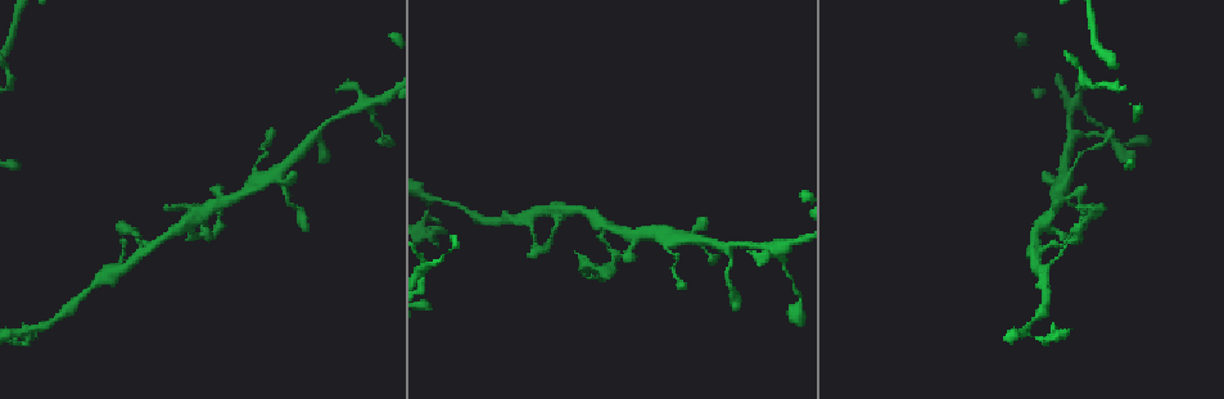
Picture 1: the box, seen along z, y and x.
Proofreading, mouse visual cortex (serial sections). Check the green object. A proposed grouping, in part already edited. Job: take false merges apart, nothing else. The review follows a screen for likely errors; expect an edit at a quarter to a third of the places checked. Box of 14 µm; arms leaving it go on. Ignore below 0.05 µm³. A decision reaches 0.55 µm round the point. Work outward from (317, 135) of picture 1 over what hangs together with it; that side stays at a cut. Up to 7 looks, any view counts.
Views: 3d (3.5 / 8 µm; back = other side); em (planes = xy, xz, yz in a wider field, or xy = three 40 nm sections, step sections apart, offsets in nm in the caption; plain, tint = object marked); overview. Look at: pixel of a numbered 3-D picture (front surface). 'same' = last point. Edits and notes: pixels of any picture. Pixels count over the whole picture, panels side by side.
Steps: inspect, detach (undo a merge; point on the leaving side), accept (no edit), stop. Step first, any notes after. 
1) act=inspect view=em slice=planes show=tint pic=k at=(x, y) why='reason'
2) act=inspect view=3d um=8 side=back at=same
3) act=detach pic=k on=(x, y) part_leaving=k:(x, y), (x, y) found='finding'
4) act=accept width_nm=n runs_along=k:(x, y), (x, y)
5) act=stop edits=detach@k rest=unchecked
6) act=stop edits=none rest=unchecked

act=inspect view=3d um=8 pic=1 at=(272, 176) why='looks like a crossing'

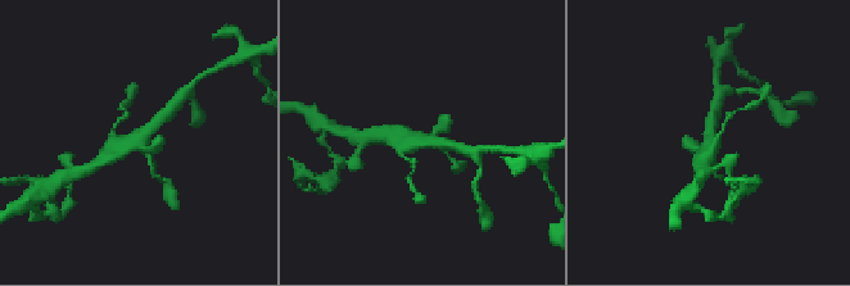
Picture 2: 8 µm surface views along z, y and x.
act=inspect view=3d um=3.5 pic=2 at=(706, 140)

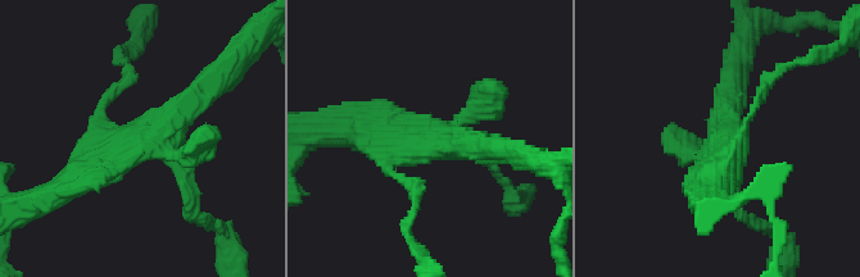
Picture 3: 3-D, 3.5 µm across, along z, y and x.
act=inspect view=em slice=planes show=tint pic=3 at=(155, 139)

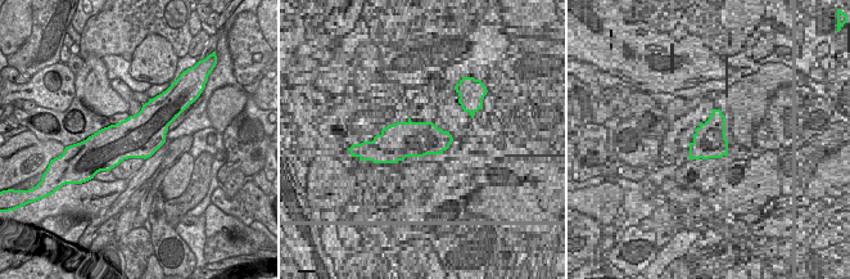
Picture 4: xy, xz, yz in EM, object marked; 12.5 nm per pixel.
act=accept runs_along=3:(216, 78), (153, 141), (77, 176) found='all the same cell'

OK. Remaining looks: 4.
act=inspect view=em slice=xy step=1 show=tint pic=1 at=(567, 213) why='abrupt turn'

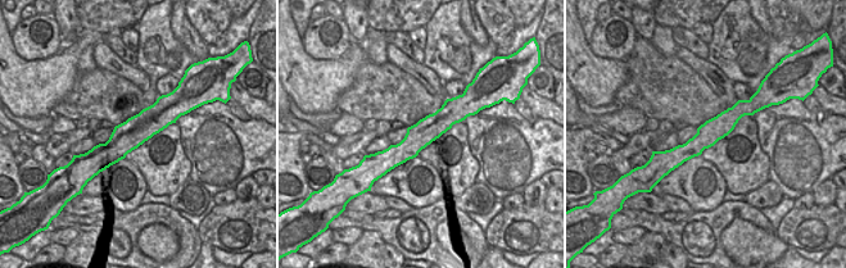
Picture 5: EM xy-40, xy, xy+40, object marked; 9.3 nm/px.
act=inspect view=3d um=3.5 at=same

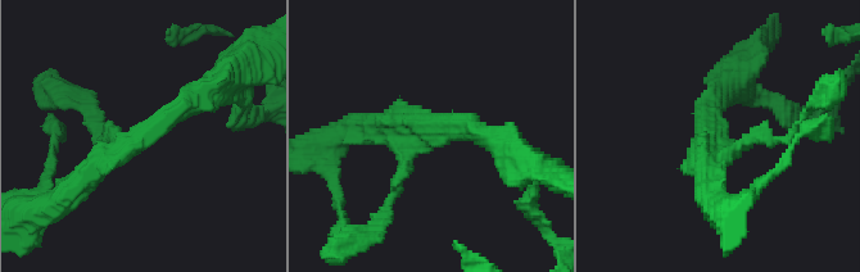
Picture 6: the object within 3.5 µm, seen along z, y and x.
act=accept arm_widths_nm=200,300,300 runs_along=6:(211, 90), (100, 161), (72, 189) found='continuous, no second cell'

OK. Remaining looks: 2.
act=inspect view=3d um=3.5 pic=1 at=(1071, 237) why='sharp bend'

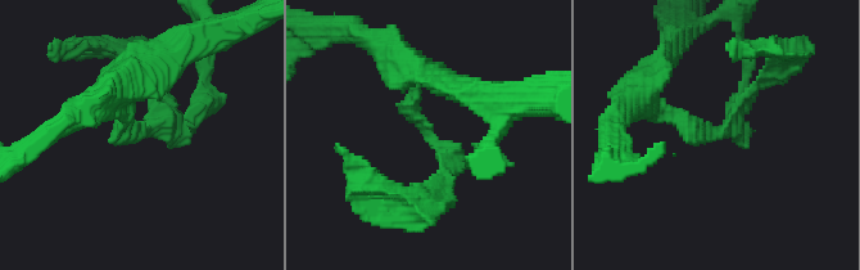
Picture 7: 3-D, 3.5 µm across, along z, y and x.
act=accept runs_along=7:(407, 62), (443, 184) found='one cell here'

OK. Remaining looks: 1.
act=stop edits=none rest=unchecked

